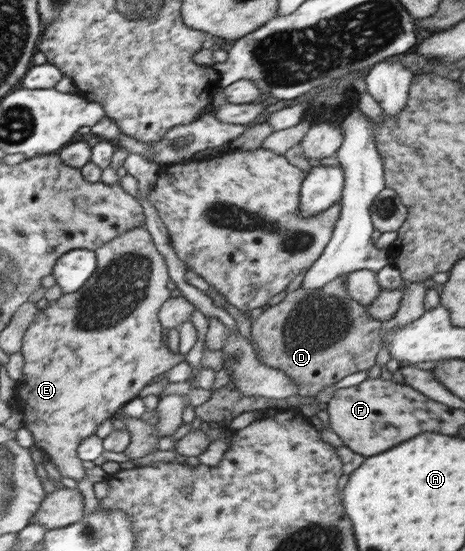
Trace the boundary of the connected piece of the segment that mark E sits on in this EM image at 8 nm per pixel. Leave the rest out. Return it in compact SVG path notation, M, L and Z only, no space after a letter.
M135 227L110 239L97 249L98 269L78 291L63 294L38 310L36 320L23 339L22 353L26 365L16 384L23 412L23 426L33 435L34 445L43 450L61 476L75 482L86 479L85 462L78 457L78 447L84 439L98 432L98 425L106 421L116 409L136 397L136 393L159 373L166 372L184 360L184 355L172 353L162 343L162 328L157 314L170 298L166 288L169 277L164 258L156 250L144 227Z

